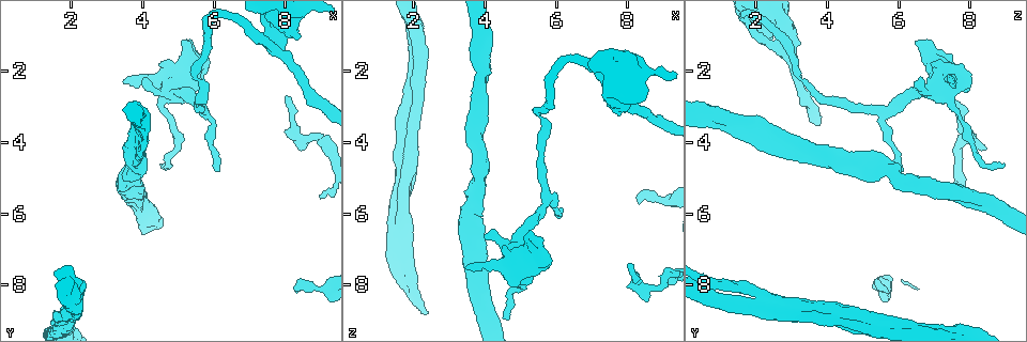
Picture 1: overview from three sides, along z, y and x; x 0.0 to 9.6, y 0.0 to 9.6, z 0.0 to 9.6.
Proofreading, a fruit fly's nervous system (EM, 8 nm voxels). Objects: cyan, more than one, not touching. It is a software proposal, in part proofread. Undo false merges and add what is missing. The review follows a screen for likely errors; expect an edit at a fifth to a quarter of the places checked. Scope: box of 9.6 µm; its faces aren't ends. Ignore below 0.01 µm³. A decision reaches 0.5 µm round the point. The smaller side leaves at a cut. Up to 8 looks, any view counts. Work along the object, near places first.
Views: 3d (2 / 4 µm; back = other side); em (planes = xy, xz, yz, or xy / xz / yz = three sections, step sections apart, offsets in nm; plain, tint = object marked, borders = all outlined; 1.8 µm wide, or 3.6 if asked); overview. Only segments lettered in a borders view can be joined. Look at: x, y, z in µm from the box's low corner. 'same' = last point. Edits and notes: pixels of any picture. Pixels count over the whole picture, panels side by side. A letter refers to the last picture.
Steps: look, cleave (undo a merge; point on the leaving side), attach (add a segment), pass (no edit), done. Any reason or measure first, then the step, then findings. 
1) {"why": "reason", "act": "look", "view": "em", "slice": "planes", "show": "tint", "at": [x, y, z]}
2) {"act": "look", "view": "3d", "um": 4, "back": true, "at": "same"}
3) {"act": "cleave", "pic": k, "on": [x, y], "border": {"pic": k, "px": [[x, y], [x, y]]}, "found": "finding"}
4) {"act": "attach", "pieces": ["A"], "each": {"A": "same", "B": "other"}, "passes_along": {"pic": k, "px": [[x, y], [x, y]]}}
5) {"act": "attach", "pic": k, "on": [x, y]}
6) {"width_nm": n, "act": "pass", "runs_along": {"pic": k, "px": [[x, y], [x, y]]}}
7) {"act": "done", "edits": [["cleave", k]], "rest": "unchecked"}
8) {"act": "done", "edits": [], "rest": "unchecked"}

{"why": "branch stops here", "act": "look", "view": "3d", "um": 4, "at": [8.55, 4.20, 8.40]}

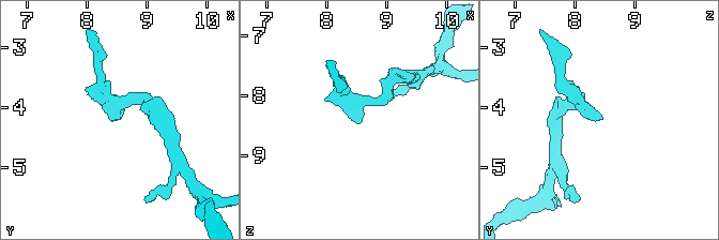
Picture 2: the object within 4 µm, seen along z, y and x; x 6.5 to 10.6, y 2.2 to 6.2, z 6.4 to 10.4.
{"why": "need the tissue", "act": "look", "view": "em", "slice": "planes", "show": "plain", "at": [8.55, 4.20, 8.45]}

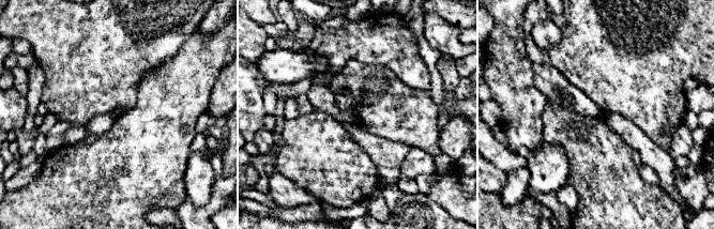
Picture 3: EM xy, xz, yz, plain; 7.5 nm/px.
{"why": "what lies round it", "act": "look", "view": "em", "slice": "planes", "show": "borders", "at": "same"}

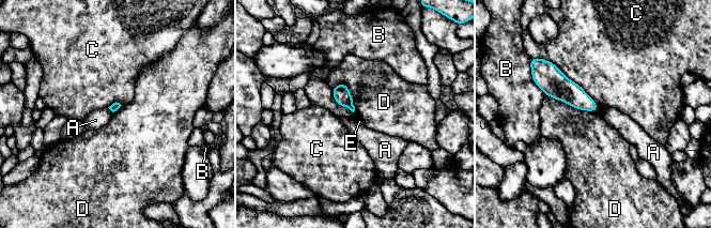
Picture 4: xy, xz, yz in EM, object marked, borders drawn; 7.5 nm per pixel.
{"act": "pass", "each": {"A": "other", "B": "other", "C": "other", "D": "other", "E": "other"}, "border": {"pic": 4, "px": [[545, 94], [580, 109], [599, 109]]}, "found": "no lettered segment goes on from it"}

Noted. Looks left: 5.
{"why": "an open end", "act": "look", "view": "3d", "um": 4, "at": [8.05, 2.70, 7.35]}

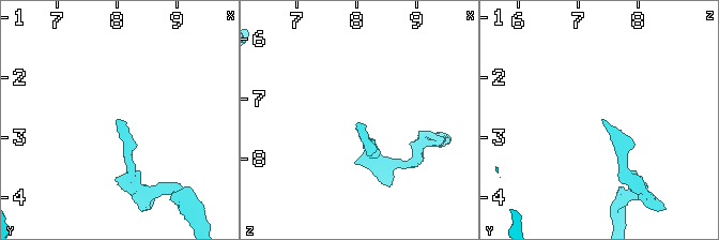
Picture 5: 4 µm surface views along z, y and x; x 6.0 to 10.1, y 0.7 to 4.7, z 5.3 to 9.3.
{"why": "shape alone is not enough", "act": "look", "view": "em", "slice": "xz", "step": 16, "show": "tint", "at": [8.05, 2.75, 7.45]}

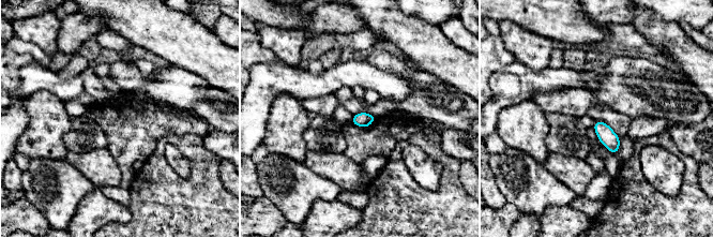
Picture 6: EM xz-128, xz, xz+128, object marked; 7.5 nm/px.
{"why": "another direction", "act": "look", "view": "em", "slice": "planes", "show": "borders", "at": "same"}

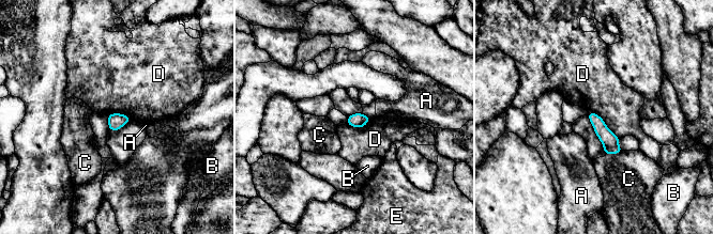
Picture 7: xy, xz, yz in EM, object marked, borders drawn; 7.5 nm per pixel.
{"width_nm": 110, "act": "pass", "each": {"A": "other", "B": "other", "C": "other", "D": "other", "E": "other"}, "border": {"pic": 7, "px": [[588, 111], [595, 112], [619, 138]]}, "found": "none of them fits"}

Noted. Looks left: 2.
{"why": "end of a long branch", "act": "look", "view": "em", "slice": "xy", "step": 16, "show": "tint", "at": [4.50, 4.65, 8.95]}

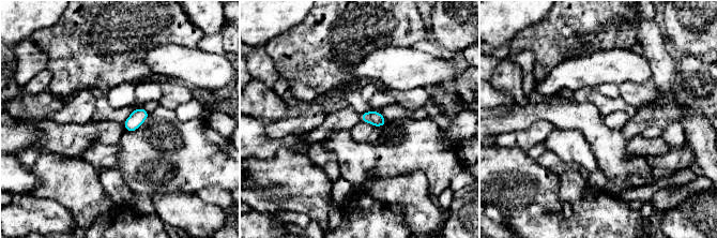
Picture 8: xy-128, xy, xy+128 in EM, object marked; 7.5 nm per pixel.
{"act": "look", "view": "em", "slice": "planes", "show": "borders", "at": "same"}

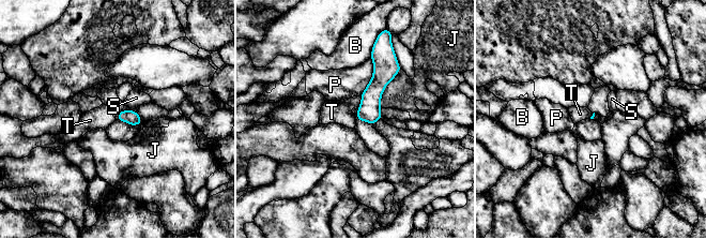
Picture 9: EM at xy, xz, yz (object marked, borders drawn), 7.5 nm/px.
{"act": "pass", "each": {"B": "other", "J": "other", "P": "other", "S": "other", "T": "other"}, "border": {"pic": 9, "px": [[361, 95], [361, 104], [356, 108]]}, "found": "none of them fits"}

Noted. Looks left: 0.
{"act": "done", "edits": [], "rest": "unchecked"}

